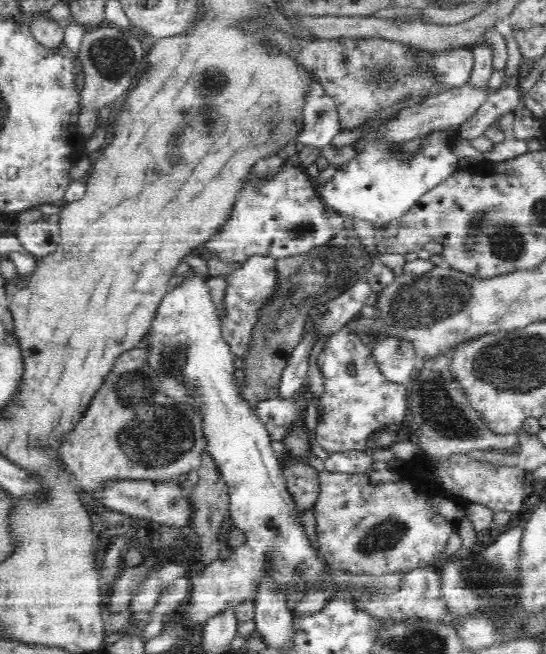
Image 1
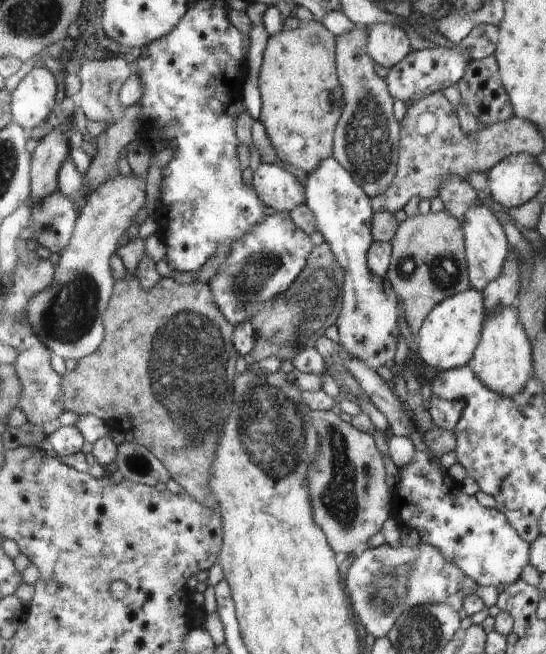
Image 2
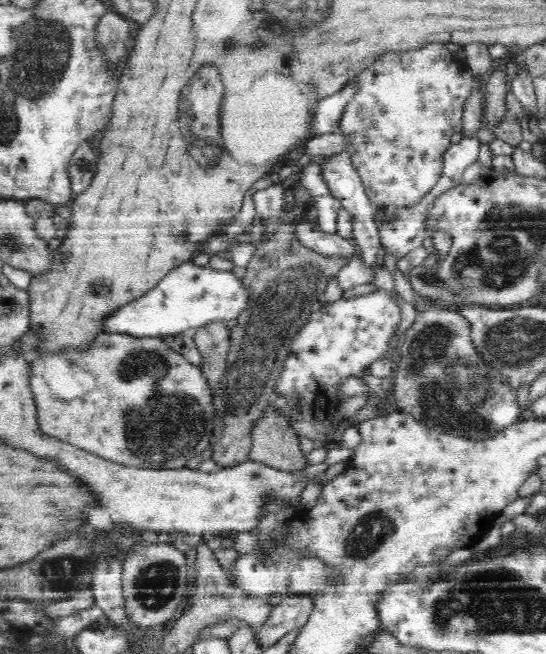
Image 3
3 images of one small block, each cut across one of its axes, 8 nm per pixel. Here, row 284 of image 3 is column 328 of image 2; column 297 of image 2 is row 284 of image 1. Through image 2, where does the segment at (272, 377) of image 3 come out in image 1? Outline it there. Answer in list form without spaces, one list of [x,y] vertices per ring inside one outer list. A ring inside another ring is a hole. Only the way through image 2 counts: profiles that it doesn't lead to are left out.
[[[342,229],[335,233],[333,240],[335,247],[327,246],[299,256],[276,259],[279,293],[275,295],[275,300],[271,302],[271,305],[266,306],[266,309],[263,310],[259,324],[255,327],[253,352],[246,358],[246,363],[241,362],[238,365],[239,368],[242,368],[239,378],[242,397],[251,403],[254,410],[257,402],[278,397],[278,387],[283,370],[287,365],[288,356],[292,354],[303,337],[303,326],[310,321],[308,318],[310,310],[318,304],[326,305],[330,300],[337,298],[337,295],[343,294],[357,279],[365,278],[367,270],[376,262],[374,256],[364,249],[364,245],[360,244],[354,229]]]

